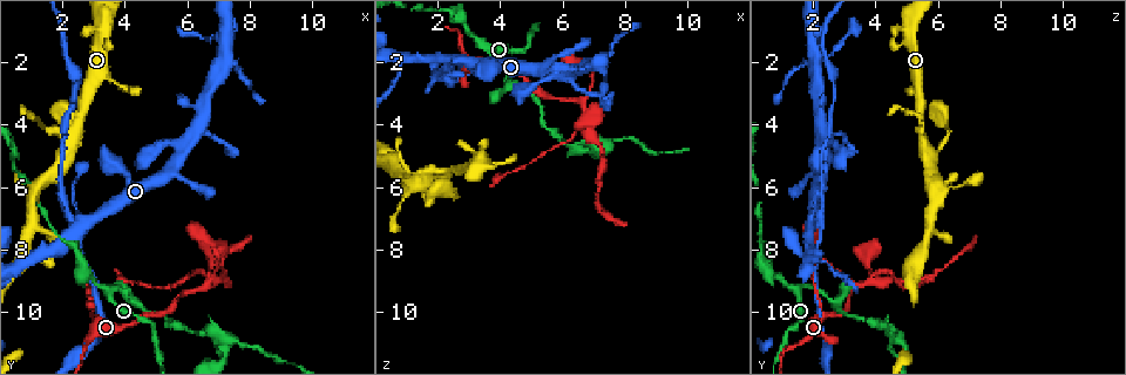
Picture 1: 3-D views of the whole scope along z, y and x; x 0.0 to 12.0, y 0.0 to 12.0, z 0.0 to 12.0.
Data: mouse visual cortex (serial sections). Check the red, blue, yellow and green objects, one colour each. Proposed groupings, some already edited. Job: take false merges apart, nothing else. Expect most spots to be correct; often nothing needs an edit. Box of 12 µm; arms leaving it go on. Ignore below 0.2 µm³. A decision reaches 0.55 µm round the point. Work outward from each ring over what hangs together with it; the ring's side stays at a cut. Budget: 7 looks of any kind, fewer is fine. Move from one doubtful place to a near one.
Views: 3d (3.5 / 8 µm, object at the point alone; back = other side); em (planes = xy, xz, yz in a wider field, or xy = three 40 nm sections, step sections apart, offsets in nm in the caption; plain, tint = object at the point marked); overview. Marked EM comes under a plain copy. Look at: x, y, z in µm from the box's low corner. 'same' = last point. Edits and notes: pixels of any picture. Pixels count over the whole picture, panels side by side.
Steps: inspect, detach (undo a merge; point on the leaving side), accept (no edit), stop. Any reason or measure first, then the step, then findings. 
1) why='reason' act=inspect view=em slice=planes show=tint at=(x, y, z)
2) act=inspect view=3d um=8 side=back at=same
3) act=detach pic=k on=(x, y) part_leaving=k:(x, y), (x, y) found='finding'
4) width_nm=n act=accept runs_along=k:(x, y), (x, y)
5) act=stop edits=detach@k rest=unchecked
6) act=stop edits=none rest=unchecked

why='sharp bend' act=inspect view=3d um=3.5 at=(2.2, 5.1, 5.7)

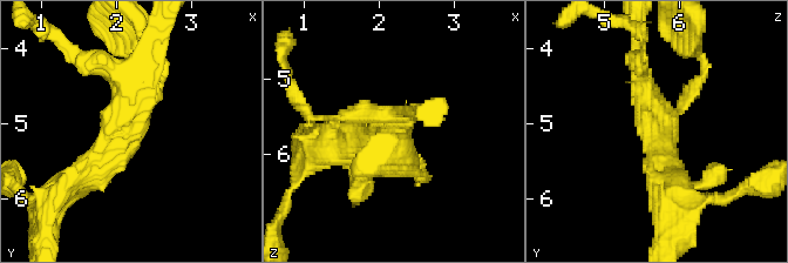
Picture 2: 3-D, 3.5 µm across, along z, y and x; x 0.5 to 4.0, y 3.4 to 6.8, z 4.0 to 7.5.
why='shape alone is not enough' act=inspect view=em slice=xy step=5 show=tint at=(2.15, 5.05, 5.75)

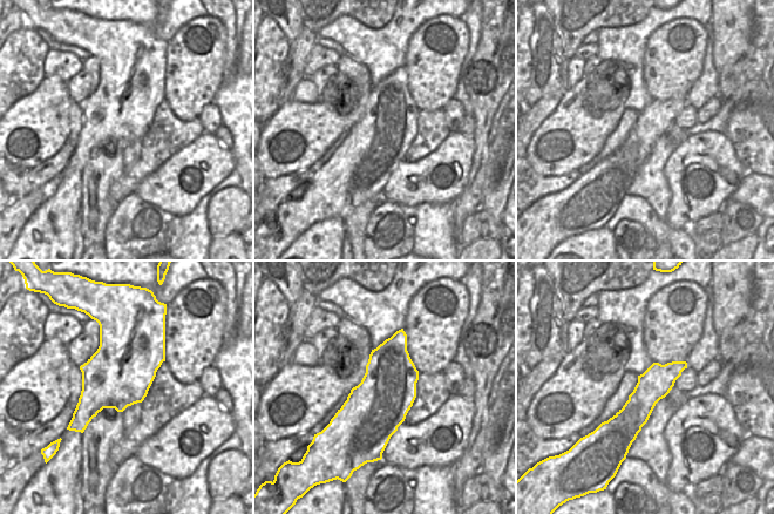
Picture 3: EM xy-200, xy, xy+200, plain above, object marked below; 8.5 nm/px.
act=inspect view=em slice=xy step=3 show=tint at=same

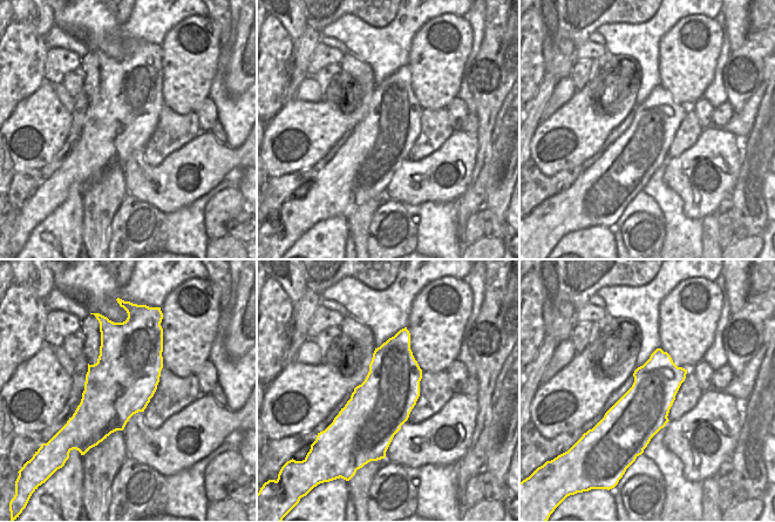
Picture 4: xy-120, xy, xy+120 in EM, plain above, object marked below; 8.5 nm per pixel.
arms=3 act=accept runs_along=2:(151, 56), (129, 128), (75, 179) found='all the same cell'

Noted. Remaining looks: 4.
why='calibre changes' act=inspect view=3d um=3.5 at=(6.7, 8.7, 3.8)

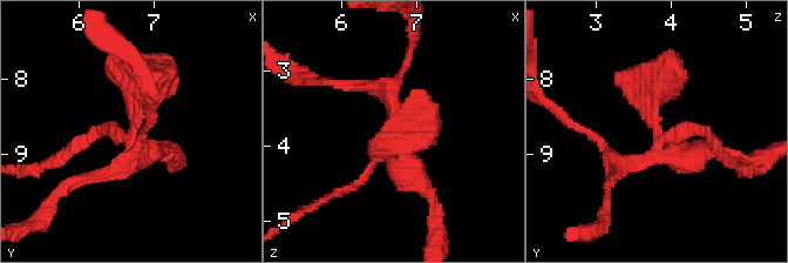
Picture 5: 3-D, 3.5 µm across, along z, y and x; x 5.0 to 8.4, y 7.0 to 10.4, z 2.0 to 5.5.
why='need the tissue' act=inspect view=em slice=xy step=3 show=tint at=(6.70, 8.65, 3.80)

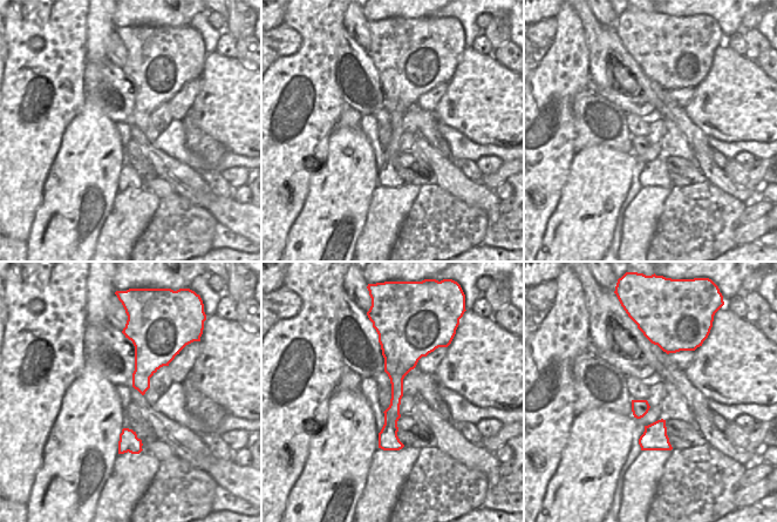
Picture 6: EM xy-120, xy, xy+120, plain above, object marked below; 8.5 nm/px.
act=detach pic=5 on=(642, 107) found='a second cell is stuck on'

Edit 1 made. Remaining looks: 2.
act=stop edits=detach@5 rest=unchecked

